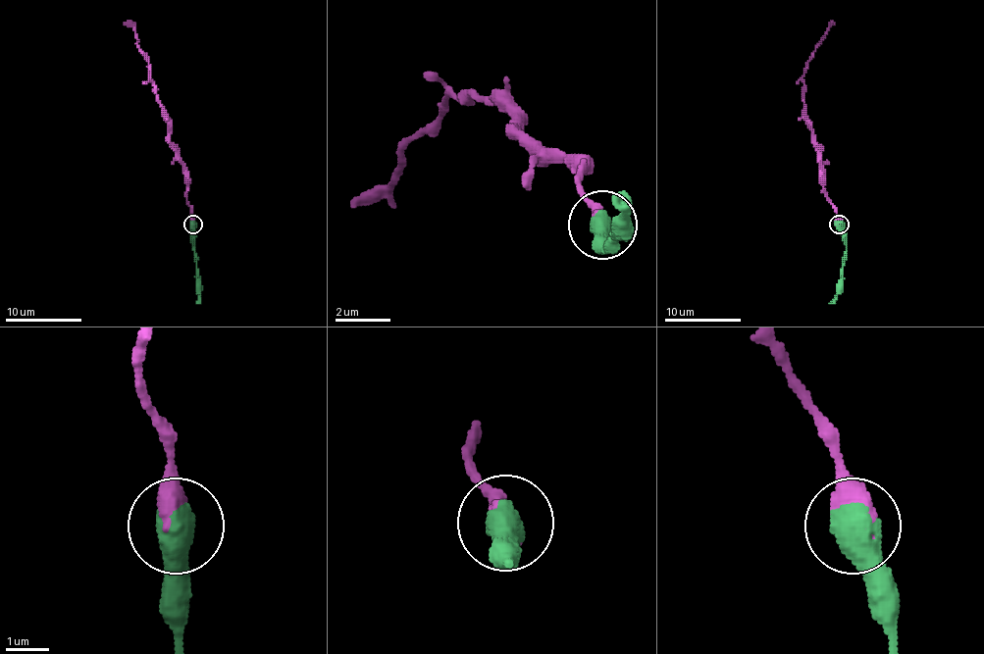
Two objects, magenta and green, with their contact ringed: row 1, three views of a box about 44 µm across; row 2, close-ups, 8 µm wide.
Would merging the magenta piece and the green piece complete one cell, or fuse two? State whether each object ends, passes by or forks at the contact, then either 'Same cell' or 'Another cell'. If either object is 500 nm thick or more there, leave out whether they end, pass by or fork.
Same cell

